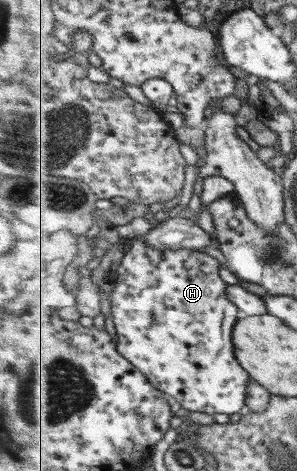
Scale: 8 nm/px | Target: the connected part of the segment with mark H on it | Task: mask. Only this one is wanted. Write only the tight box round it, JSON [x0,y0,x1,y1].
[110,238,250,414]

